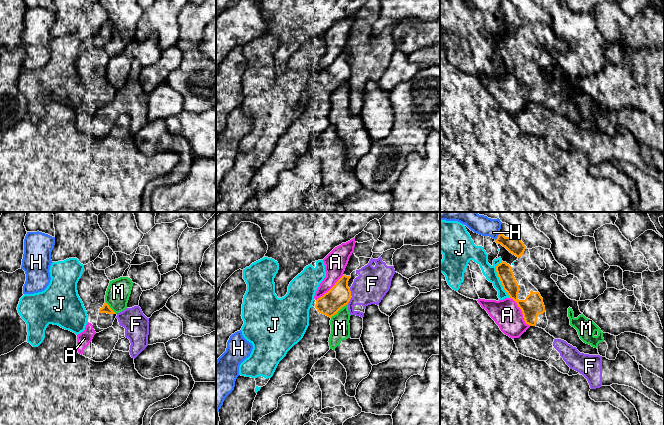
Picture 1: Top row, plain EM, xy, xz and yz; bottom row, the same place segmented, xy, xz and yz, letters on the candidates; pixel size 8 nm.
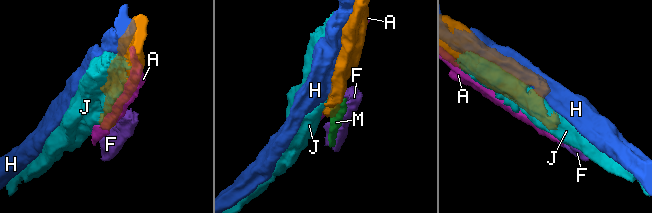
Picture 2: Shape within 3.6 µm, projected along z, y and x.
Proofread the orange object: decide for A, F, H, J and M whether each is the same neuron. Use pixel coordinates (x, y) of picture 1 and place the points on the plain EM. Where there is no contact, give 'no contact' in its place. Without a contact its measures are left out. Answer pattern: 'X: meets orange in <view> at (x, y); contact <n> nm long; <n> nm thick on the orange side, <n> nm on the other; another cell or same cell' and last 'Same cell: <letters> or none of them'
A: meets orange in yz at (522, 88); contact 280 nm long; 170 nm thick on the orange side, 220 nm on the other; another cell
F: meets orange in xz at (350, 68); contact 70 nm long; 180 nm thick on the orange side, 260 nm on the other; another cell
H: meets orange in yz at (498, 12); contact 80 nm long; 130 nm thick on the orange side, 110 nm on the other; another cell
J: meets orange in yz at (499, 54); contact 320 nm long; 130 nm thick on the orange side, 120 nm on the other; another cell
M: meets orange in xz at (338, 86); contact 180 nm long; 180 nm thick on the orange side, 160 nm on the other; another cell
Same cell: none of them

